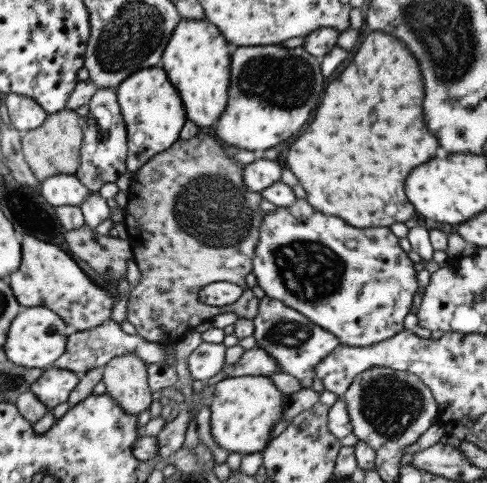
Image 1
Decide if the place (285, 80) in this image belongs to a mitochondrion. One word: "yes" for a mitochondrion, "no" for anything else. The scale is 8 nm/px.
yes

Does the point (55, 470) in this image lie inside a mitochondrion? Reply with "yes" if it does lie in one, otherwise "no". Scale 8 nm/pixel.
no

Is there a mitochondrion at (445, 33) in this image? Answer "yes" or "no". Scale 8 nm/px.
yes

